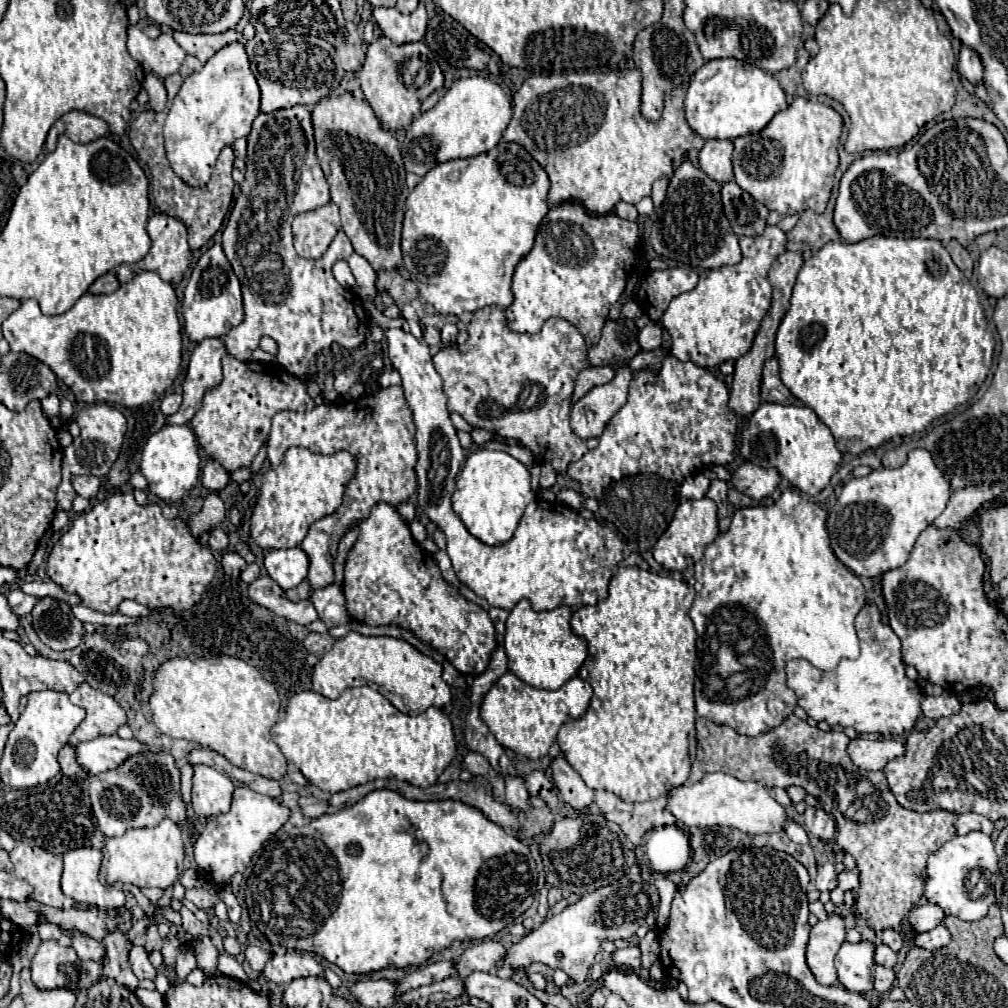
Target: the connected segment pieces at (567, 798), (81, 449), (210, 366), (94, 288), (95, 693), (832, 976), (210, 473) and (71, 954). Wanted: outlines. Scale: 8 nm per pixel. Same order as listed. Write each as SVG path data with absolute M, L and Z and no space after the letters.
M563 756L553 758L549 768L551 768L553 782L555 782L563 802L573 806L575 810L583 810L593 802L593 796L595 796L593 790L585 786L581 776L569 766L569 762Z
M93 404L85 410L81 410L75 420L81 428L81 434L79 434L79 438L73 440L73 444L69 448L63 450L62 481L56 494L57 509L66 512L71 510L73 500L77 496L72 486L73 476L93 474L97 478L103 478L109 472L109 468L113 466L113 462L117 460L117 456L119 456L123 436L125 436L125 428L127 428L125 416L109 404Z
M207 338L197 344L191 354L189 370L183 382L183 404L181 408L167 418L169 424L189 424L193 414L201 408L201 398L205 390L221 384L221 358L227 354L219 338Z
M107 272L107 274L103 274L101 278L97 278L97 280L91 284L89 292L91 292L91 294L111 294L111 292L115 292L117 288L119 288L119 280L117 280L115 272Z
M87 682L77 686L69 698L73 704L83 706L87 712L85 720L73 732L73 740L77 742L93 740L97 736L111 736L119 726L127 724L127 714L119 702L101 690L93 690Z
M829 914L827 920L819 920L811 928L811 938L807 944L807 964L819 984L833 986L837 982L837 970L835 970L833 960L835 960L835 954L843 942L845 942L845 920L839 914Z
M209 460L205 466L203 466L203 472L201 472L201 484L209 490L209 492L223 492L229 484L229 472L215 460Z
M45 940L39 944L33 962L31 962L31 978L37 988L71 988L79 992L81 988L91 986L95 980L79 980L77 968L79 958L71 946L61 946L57 940Z

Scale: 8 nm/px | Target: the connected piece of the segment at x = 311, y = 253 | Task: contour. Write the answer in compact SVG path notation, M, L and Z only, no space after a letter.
M327 202L317 210L297 214L293 218L297 254L303 258L321 258L337 230L341 230L341 220L335 202Z

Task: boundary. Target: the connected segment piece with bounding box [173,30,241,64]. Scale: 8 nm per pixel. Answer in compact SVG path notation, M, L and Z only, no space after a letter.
M227 30L223 34L187 34L187 32L173 32L177 44L191 56L199 58L203 64L219 52L223 46L239 42L241 32L239 30Z

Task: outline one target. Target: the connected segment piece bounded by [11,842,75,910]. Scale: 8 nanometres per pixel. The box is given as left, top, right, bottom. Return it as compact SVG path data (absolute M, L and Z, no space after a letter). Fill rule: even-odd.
M17 842L11 852L13 874L17 878L27 880L33 886L33 900L45 906L69 910L73 908L73 898L61 892L61 870L63 858L61 854L49 854L39 846L29 846L25 842Z

